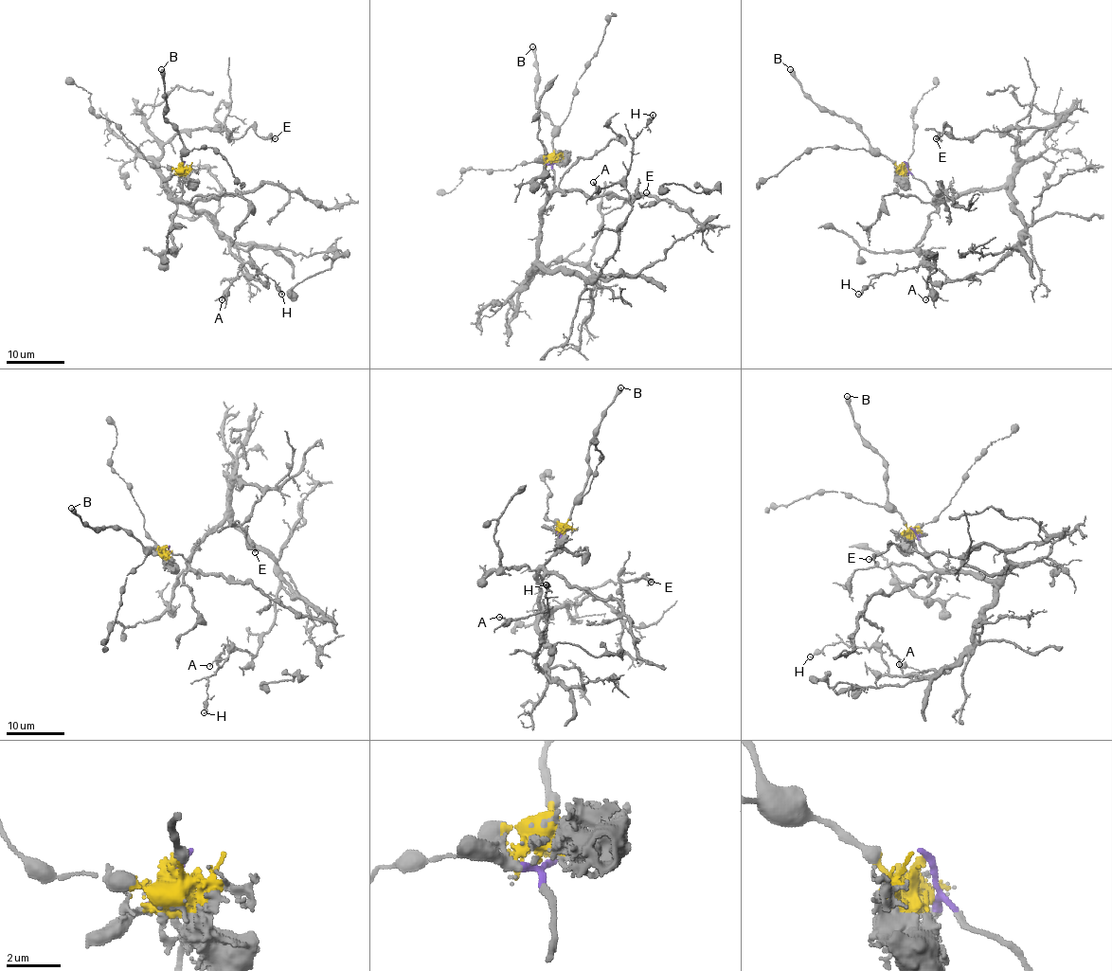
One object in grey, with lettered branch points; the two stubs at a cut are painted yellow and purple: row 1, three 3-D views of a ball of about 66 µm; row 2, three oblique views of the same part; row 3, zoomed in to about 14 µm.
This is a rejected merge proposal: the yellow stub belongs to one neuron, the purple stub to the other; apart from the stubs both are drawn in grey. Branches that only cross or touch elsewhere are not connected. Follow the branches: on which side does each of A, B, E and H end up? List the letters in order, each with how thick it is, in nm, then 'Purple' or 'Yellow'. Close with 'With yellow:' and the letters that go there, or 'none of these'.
A: Thickness 150 nm. Purple
B: Thickness 550 nm. Yellow
E: Thickness 320 nm. Purple
H: Thickness 170 nm. Purple
With yellow: B

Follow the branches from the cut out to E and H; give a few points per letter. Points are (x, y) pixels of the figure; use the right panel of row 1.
E: (905, 162), (937, 197), (997, 189), (1012, 172), (1016, 140), (1006, 129), (955, 139), (946, 126), (937, 139)
H: (905, 162), (937, 197), (1005, 188), (1023, 236), (983, 273), (949, 279), (918, 265), (883, 273), (858, 295)

